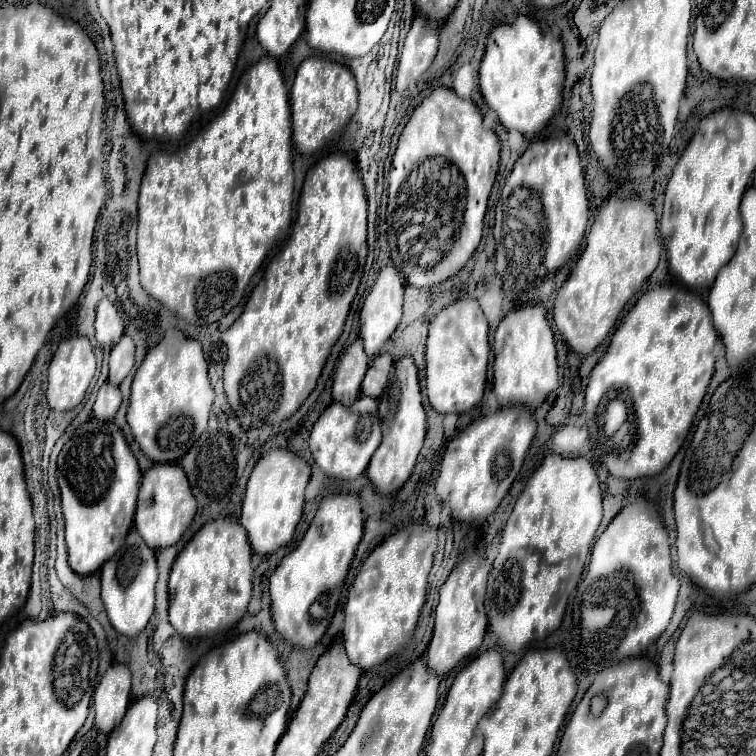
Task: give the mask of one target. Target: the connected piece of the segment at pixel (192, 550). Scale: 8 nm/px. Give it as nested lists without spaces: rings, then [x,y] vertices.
[[[213,519],[193,535],[177,555],[169,577],[169,621],[183,639],[213,637],[219,631],[229,631],[241,621],[251,601],[251,561],[253,551],[247,531],[235,519]]]

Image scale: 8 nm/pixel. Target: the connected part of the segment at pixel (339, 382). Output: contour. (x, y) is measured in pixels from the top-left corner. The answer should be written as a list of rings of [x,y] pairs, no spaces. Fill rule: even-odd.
[[[357,339],[341,357],[341,363],[335,371],[333,379],[333,399],[345,403],[345,407],[353,405],[361,395],[361,379],[369,367],[369,357],[363,351],[361,339]]]

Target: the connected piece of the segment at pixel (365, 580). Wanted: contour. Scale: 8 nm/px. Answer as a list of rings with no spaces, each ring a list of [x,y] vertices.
[[[409,525],[387,537],[363,561],[349,589],[343,623],[343,647],[353,665],[367,671],[413,641],[427,599],[427,575],[433,565],[435,545],[437,537],[427,525]]]

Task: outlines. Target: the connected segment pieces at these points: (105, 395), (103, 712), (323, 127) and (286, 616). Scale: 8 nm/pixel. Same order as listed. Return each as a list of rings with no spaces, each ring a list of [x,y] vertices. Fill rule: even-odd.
[[[109,381],[99,389],[99,395],[97,395],[97,401],[93,405],[93,415],[95,419],[103,419],[103,421],[111,421],[117,413],[121,405],[121,391],[119,387],[111,385]]]
[[[115,663],[107,669],[93,693],[95,727],[101,733],[111,733],[127,713],[131,701],[131,671],[127,665]]]
[[[321,57],[305,59],[297,69],[291,89],[293,143],[297,151],[301,151],[303,155],[311,155],[325,143],[341,135],[357,111],[357,101],[357,81],[345,65]]]
[[[329,495],[321,501],[317,515],[303,541],[279,563],[271,575],[271,609],[279,635],[301,649],[313,649],[325,635],[337,609],[351,559],[363,535],[361,503],[353,495]]]

